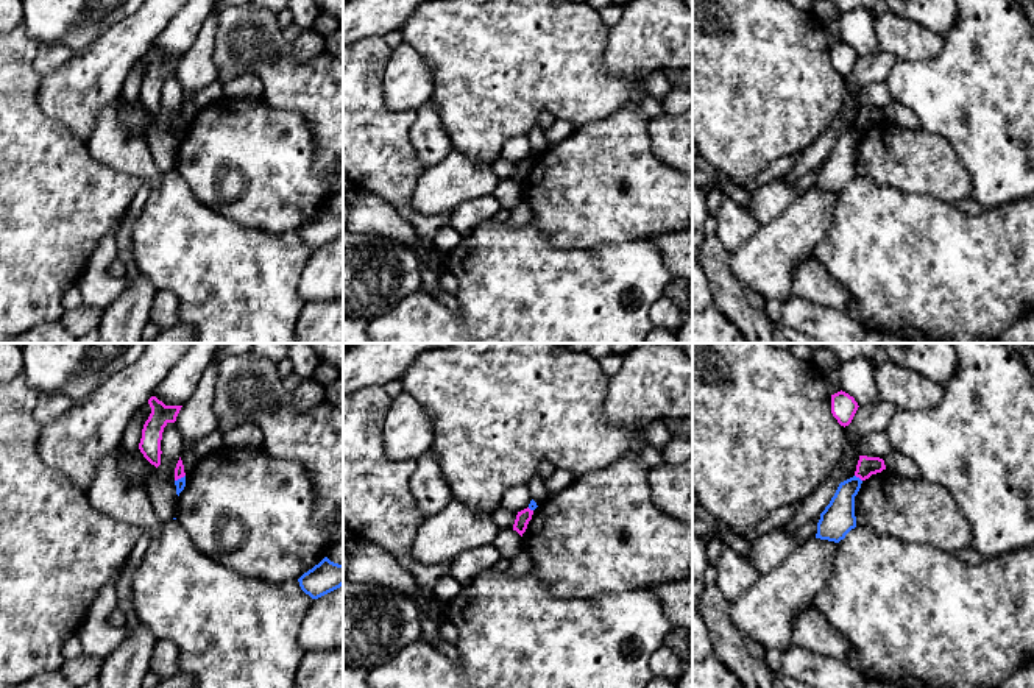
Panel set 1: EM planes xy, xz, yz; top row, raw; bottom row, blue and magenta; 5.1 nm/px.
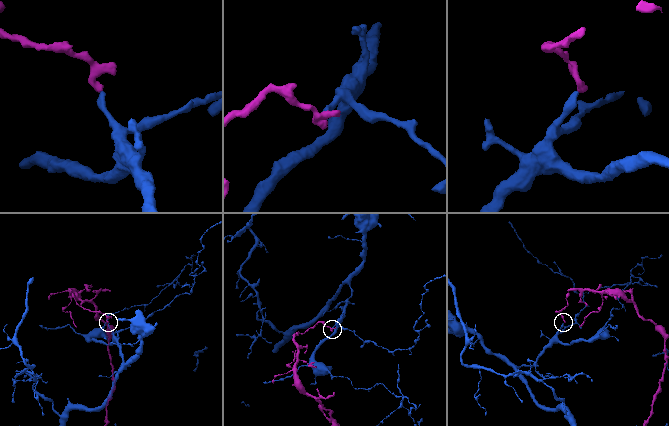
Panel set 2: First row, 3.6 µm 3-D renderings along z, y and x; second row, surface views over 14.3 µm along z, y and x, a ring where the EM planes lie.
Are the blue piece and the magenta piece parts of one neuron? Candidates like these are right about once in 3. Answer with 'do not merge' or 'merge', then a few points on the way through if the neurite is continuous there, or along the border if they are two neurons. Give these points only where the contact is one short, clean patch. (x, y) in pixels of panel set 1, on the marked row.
do not merge | along yz (855, 475), (861, 481)

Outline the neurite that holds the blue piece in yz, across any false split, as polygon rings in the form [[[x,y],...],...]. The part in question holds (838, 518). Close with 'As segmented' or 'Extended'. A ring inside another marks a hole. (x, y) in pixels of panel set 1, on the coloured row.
[[[856,476],[839,484],[830,504],[820,513],[816,538],[839,543],[856,527],[855,496],[862,481]]]. As segmented

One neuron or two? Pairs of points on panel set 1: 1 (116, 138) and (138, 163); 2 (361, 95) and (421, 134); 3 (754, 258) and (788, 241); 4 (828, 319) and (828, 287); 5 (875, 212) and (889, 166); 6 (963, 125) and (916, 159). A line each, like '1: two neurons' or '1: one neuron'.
1: one neuron
2: two neurons
3: one neuron
4: two neurons
5: two neurons
6: two neurons

